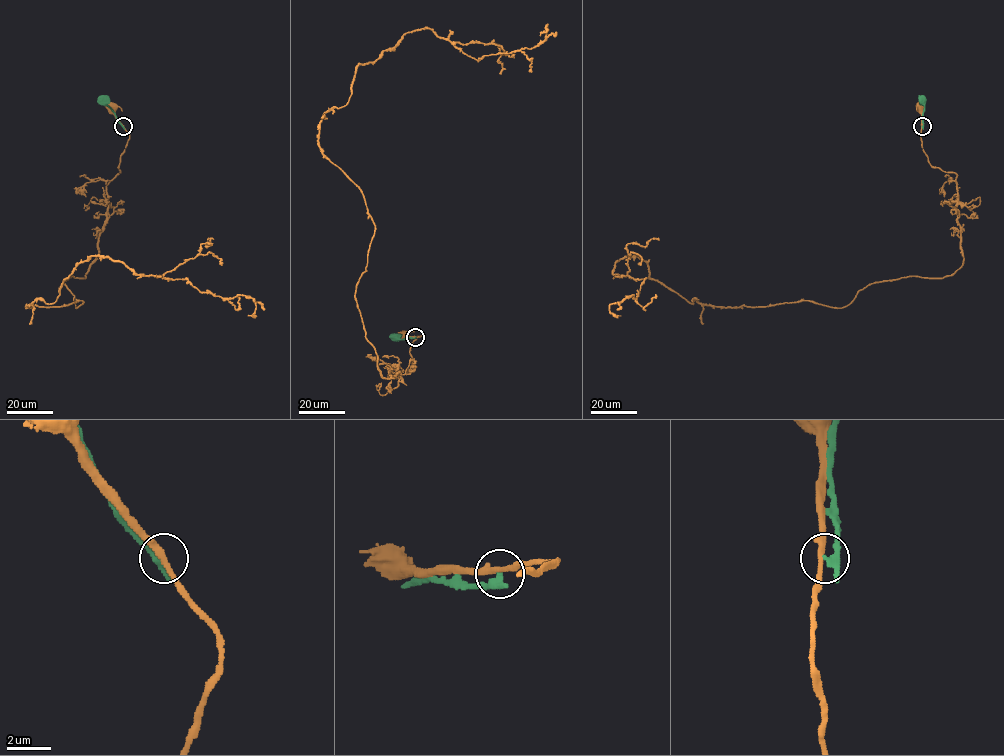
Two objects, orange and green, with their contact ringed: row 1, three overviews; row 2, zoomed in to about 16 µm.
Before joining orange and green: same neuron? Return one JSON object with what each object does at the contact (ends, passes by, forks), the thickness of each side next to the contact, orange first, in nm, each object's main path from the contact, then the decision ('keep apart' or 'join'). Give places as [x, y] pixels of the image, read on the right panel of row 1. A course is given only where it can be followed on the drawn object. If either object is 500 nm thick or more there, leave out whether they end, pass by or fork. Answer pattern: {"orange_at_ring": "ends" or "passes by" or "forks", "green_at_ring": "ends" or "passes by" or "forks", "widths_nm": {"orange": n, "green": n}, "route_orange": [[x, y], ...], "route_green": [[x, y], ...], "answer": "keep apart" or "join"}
{"orange_at_ring": "passes by", "green_at_ring": "passes by", "widths_nm": {"orange": 260, "green": 300}, "route_orange": [[922, 126], [957, 175], [954, 273], [725, 307], [633, 256], [620, 316]], "route_green": [[922, 126], [922, 99]], "answer": "keep apart"}

